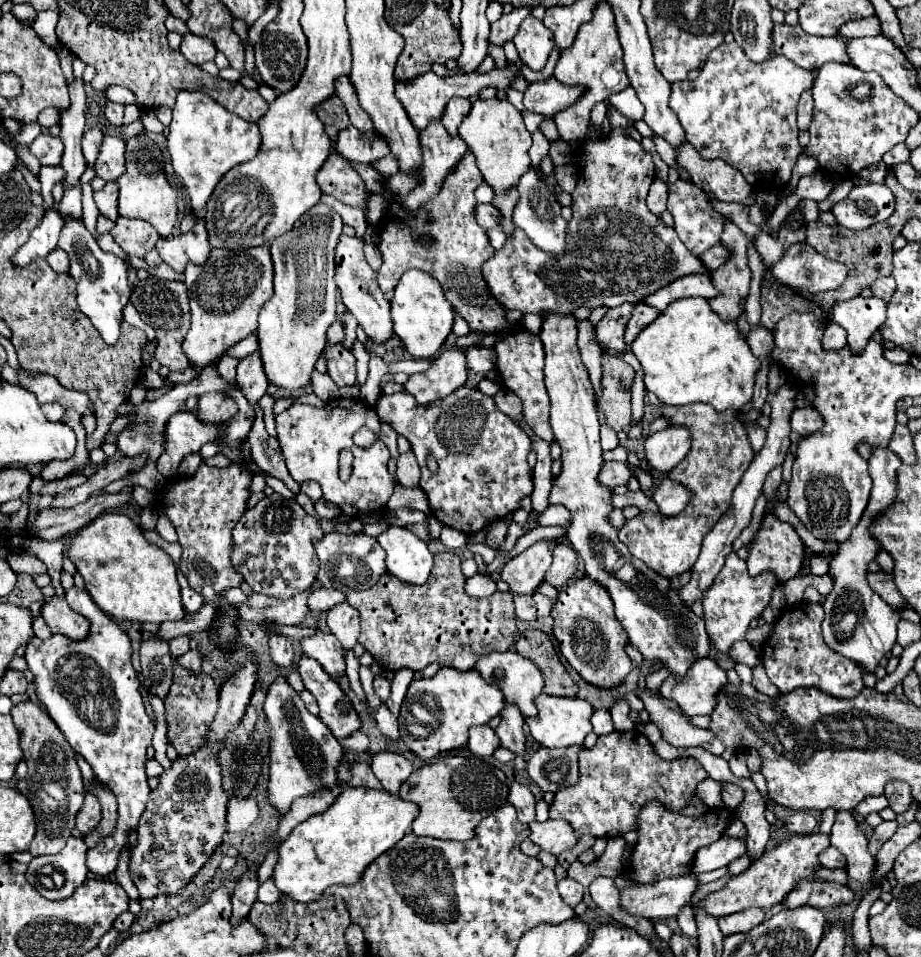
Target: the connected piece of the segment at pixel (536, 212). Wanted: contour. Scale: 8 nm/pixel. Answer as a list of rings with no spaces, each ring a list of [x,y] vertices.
[[[530,169],[530,171],[526,171],[520,177],[520,181],[516,185],[516,191],[518,191],[520,199],[518,199],[518,203],[514,207],[514,213],[512,213],[514,225],[520,227],[520,229],[524,229],[524,233],[530,237],[530,241],[536,247],[540,247],[542,251],[562,253],[564,247],[566,247],[564,239],[566,239],[566,227],[568,227],[568,223],[562,219],[560,205],[558,205],[556,197],[552,195],[552,191],[548,189],[548,185],[538,179],[538,175],[536,175],[534,169]]]

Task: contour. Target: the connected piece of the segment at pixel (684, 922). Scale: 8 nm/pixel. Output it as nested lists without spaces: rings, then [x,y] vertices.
[[[688,904],[677,915],[677,921],[680,929],[690,935],[690,937],[698,937],[698,929],[695,920],[695,914],[692,909],[692,905]]]

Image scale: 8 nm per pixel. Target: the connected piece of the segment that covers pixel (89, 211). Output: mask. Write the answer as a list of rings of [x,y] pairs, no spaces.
[[[82,185],[82,205],[84,205],[84,225],[86,229],[90,229],[92,233],[96,233],[96,217],[98,217],[98,209],[96,209],[96,203],[92,199],[92,189],[90,185]]]

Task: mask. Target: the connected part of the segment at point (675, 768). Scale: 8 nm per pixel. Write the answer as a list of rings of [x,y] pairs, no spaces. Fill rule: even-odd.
[[[614,731],[598,737],[592,749],[578,753],[578,765],[578,783],[574,787],[562,787],[550,805],[550,817],[568,821],[576,837],[594,835],[608,839],[632,831],[638,807],[642,807],[646,799],[662,799],[670,803],[674,811],[682,811],[696,795],[696,785],[708,777],[704,767],[692,757],[676,761],[660,759],[640,731]]]

